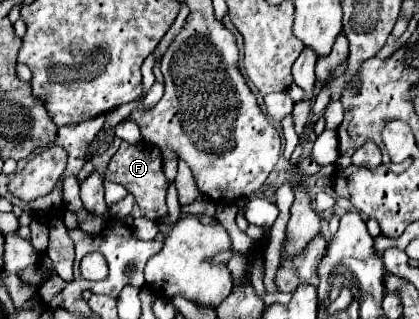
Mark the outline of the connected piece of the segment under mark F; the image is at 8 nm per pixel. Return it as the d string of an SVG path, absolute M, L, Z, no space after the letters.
M122 142L118 152L112 156L104 178L110 182L116 182L116 184L122 184L136 198L136 204L140 206L140 210L146 218L160 222L166 216L168 182L162 172L162 154L160 154L158 146L152 146L150 142L138 142L132 146L128 142Z

